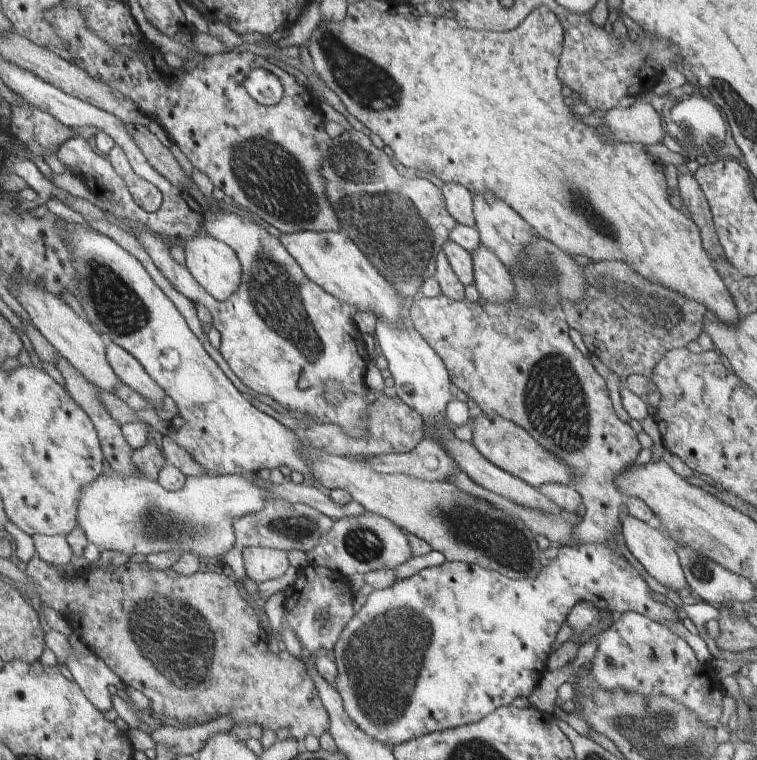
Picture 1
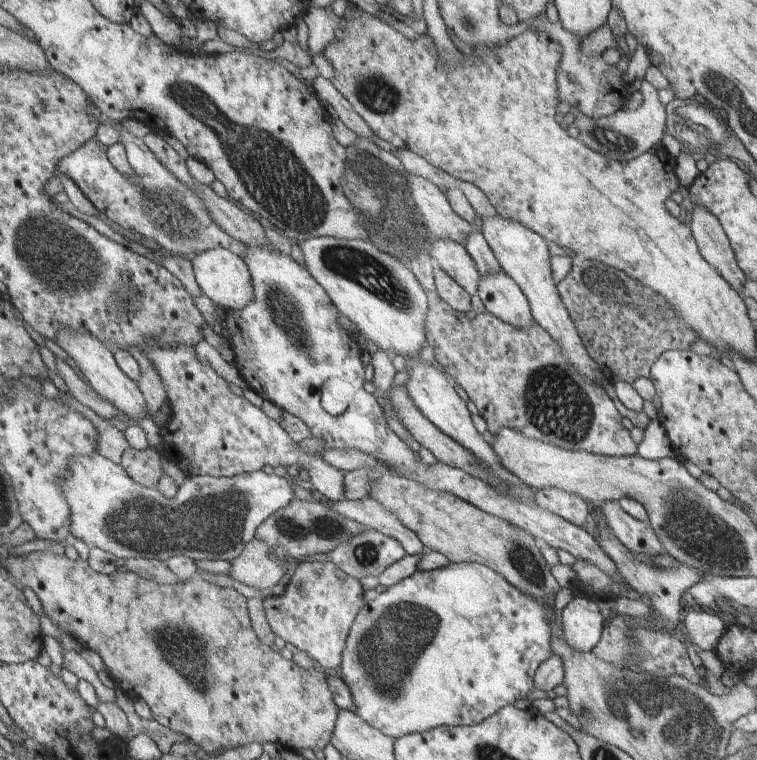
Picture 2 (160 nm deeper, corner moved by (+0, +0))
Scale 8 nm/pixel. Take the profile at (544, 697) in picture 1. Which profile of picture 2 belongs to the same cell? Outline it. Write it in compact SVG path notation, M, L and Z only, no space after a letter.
M574 598L562 610L566 643L580 652L591 652L601 638L605 620L598 605L588 598Z

